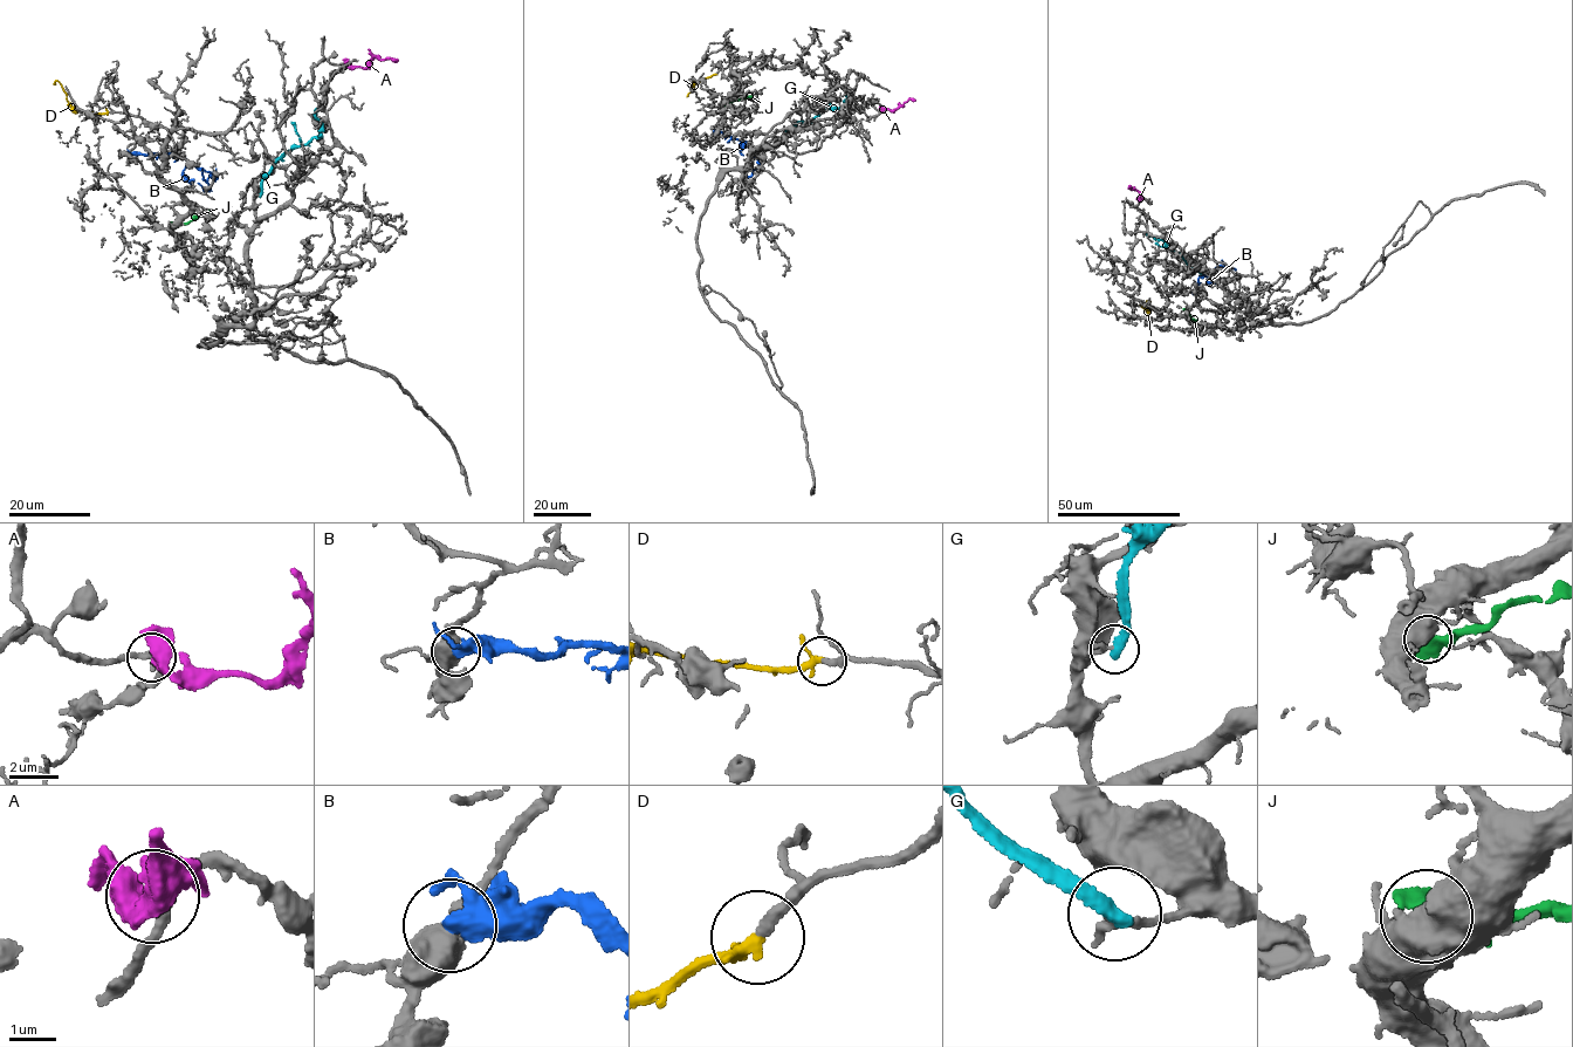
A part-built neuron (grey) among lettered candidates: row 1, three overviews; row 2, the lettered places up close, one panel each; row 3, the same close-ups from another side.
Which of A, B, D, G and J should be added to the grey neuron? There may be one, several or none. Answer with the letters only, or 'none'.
D

